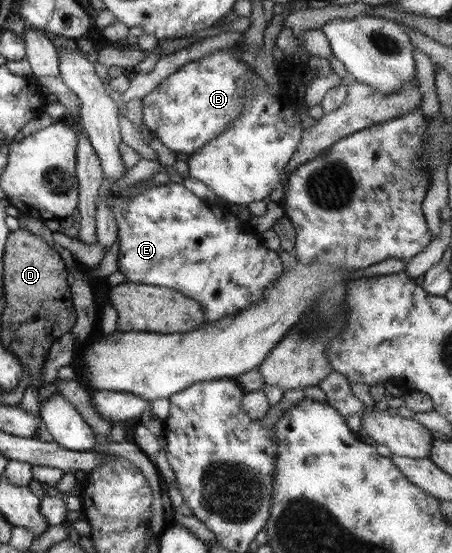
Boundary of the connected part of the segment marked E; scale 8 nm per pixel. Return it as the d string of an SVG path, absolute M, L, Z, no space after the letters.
M170 182L169 184L153 184L144 188L142 192L137 192L135 195L130 195L125 197L124 193L110 195L108 200L108 207L114 215L114 221L116 221L117 226L117 238L118 238L118 272L123 274L127 282L137 283L137 284L150 284L154 287L172 288L177 292L188 296L200 303L205 314L205 322L216 322L221 318L226 318L227 316L235 315L238 312L242 312L246 308L250 308L257 300L260 300L268 291L268 287L282 275L284 266L282 265L282 260L278 251L270 250L261 239L261 235L254 231L252 226L247 223L242 223L240 220L231 213L228 205L211 203L206 201L194 193L187 190L183 184L175 184Z

